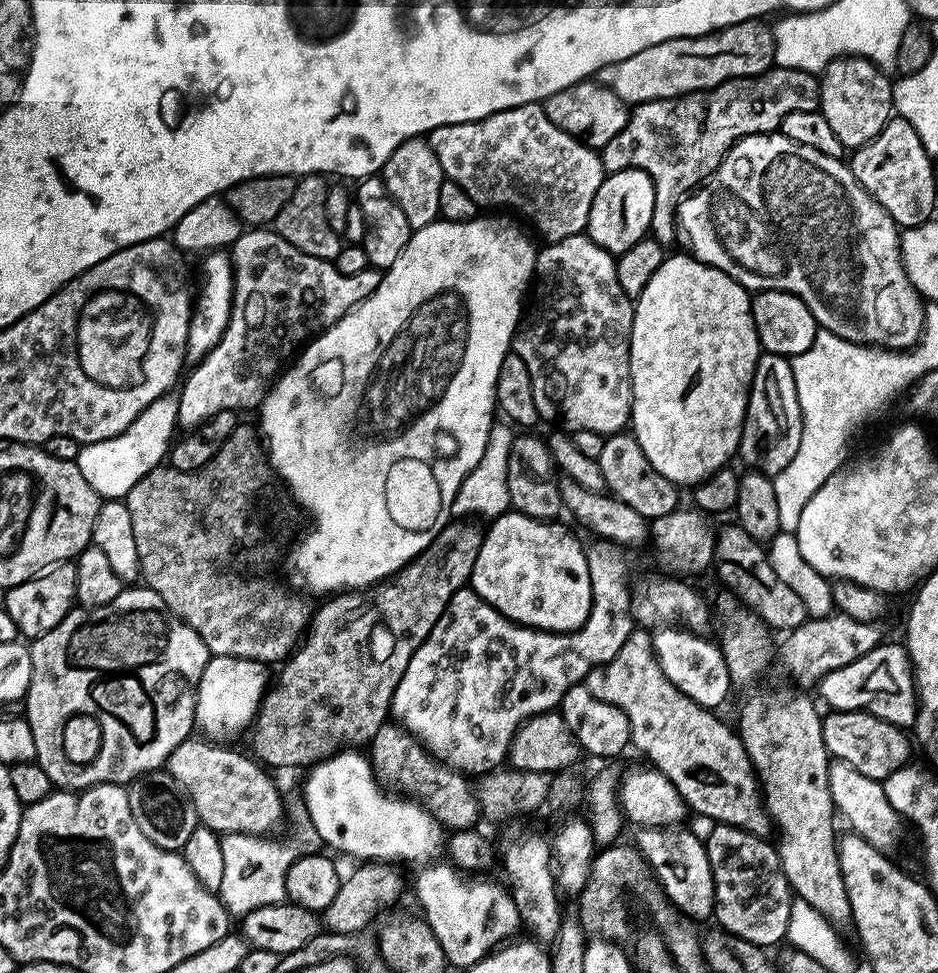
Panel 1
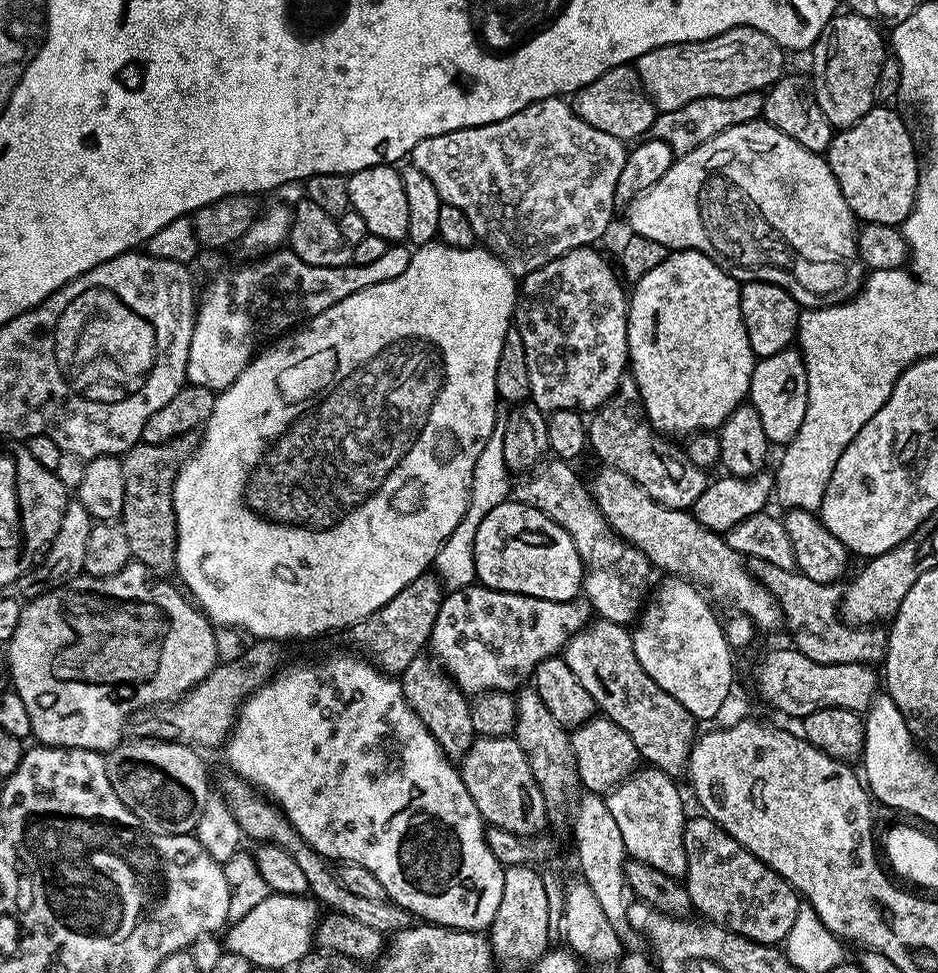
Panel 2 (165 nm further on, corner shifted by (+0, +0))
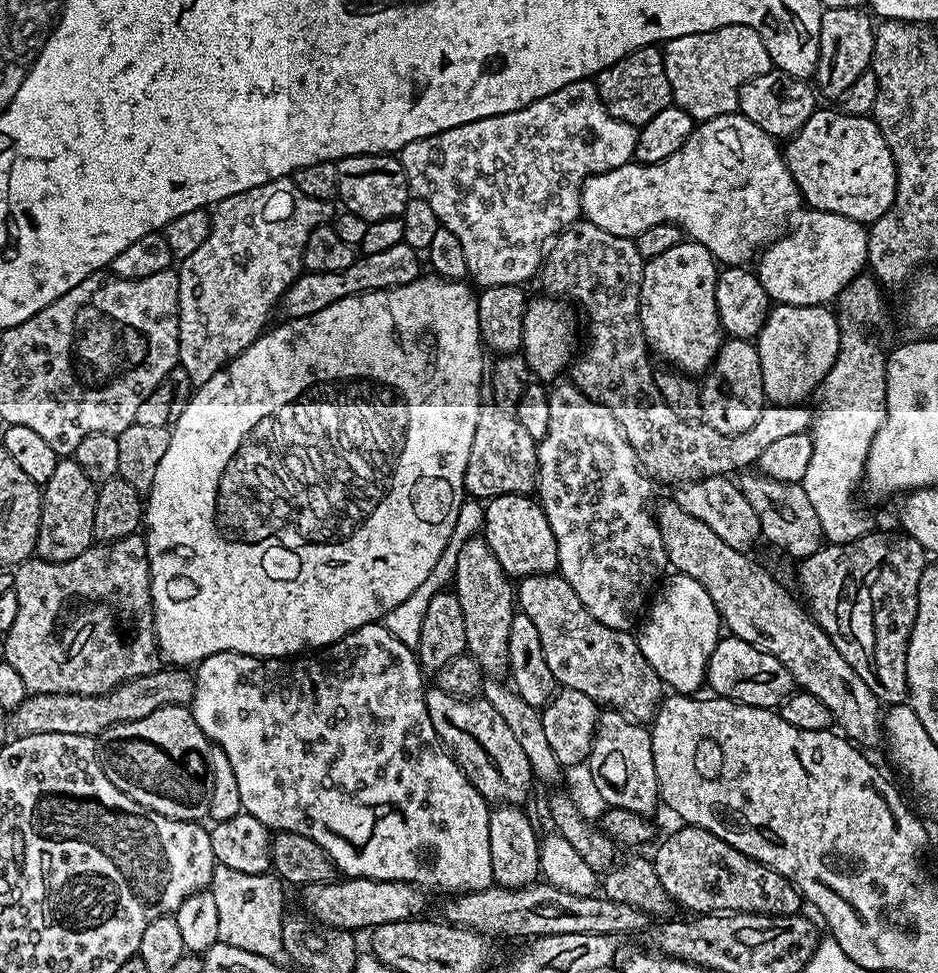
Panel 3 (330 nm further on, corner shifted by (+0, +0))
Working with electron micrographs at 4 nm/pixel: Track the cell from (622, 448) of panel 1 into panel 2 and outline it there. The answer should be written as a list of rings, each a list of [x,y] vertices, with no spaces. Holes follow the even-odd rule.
[[[631,378],[621,380],[616,387],[616,393],[601,408],[591,413],[588,420],[588,442],[591,451],[596,451],[601,465],[622,470],[626,478],[634,478],[634,482],[638,482],[638,486],[642,486],[642,490],[646,490],[646,494],[650,494],[654,502],[662,502],[662,506],[691,509],[692,504],[698,502],[702,490],[706,490],[710,482],[709,473],[696,466],[694,462],[690,462],[687,451],[681,445],[680,448],[676,445],[679,443],[657,432],[656,427],[649,422],[636,381]]]

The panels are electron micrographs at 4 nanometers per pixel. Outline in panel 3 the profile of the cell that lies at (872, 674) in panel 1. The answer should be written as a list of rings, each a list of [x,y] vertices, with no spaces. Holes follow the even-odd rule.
[[[731,634],[720,638],[709,656],[706,684],[712,687],[721,700],[732,700],[736,704],[745,704],[755,708],[779,709],[785,698],[792,695],[794,681],[790,670],[774,658],[774,654],[766,654],[750,642],[740,640]]]

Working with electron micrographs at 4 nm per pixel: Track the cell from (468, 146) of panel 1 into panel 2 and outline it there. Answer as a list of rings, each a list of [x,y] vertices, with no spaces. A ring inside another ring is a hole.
[[[551,96],[545,100],[534,102],[522,110],[518,110],[518,114],[510,114],[493,124],[483,124],[477,128],[459,128],[446,134],[428,136],[425,140],[420,140],[418,146],[414,146],[414,150],[410,154],[410,164],[411,167],[422,170],[422,174],[426,174],[426,178],[430,178],[430,182],[434,182],[434,190],[438,190],[443,203],[458,206],[458,210],[462,210],[462,214],[466,214],[466,218],[470,218],[470,226],[474,226],[477,241],[488,251],[500,257],[511,268],[513,276],[523,278],[531,274],[535,268],[546,266],[546,262],[550,262],[570,250],[595,245],[597,243],[595,240],[600,240],[607,234],[608,227],[612,224],[612,215],[618,211],[616,202],[618,174],[622,174],[622,166],[626,166],[628,153],[629,149],[626,147],[625,141],[614,138],[614,134],[606,134],[603,130],[594,130],[594,126],[590,126],[587,122],[582,122],[582,118],[578,118],[575,107],[567,99]]]

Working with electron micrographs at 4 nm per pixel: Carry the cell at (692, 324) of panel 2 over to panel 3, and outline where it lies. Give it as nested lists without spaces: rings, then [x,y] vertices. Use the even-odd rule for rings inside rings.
[[[695,242],[673,246],[672,249],[666,250],[666,254],[658,254],[658,258],[645,263],[640,287],[640,321],[644,336],[648,339],[649,349],[657,357],[660,355],[665,365],[687,374],[697,374],[696,372],[704,374],[715,362],[722,343],[718,306],[714,298],[717,275],[718,264],[710,254],[710,250]]]

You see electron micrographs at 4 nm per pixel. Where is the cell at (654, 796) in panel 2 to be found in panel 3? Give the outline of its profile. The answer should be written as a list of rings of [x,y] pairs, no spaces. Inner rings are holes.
[[[604,710],[598,716],[599,728],[588,751],[586,769],[592,775],[596,792],[608,808],[621,808],[651,817],[661,803],[658,774],[654,774],[652,734],[643,723],[630,720],[615,710]]]

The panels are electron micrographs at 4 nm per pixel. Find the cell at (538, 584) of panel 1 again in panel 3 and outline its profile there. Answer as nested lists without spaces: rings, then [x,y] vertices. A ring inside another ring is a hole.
[[[531,495],[494,496],[487,501],[484,509],[482,538],[490,546],[494,558],[498,558],[498,562],[502,562],[502,570],[509,578],[547,576],[557,571],[558,542],[554,542],[554,530],[550,530],[550,522],[546,518],[543,508]]]

